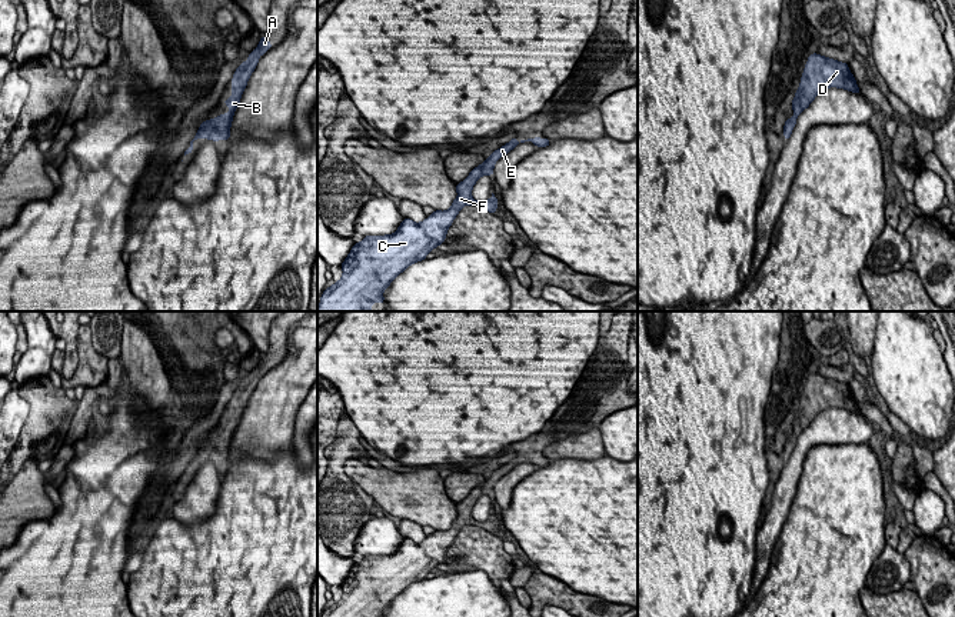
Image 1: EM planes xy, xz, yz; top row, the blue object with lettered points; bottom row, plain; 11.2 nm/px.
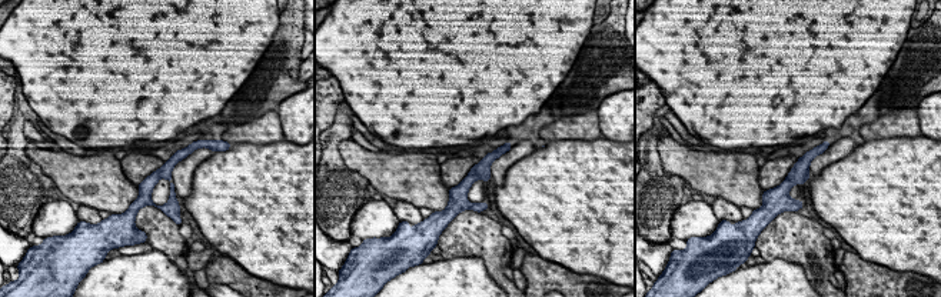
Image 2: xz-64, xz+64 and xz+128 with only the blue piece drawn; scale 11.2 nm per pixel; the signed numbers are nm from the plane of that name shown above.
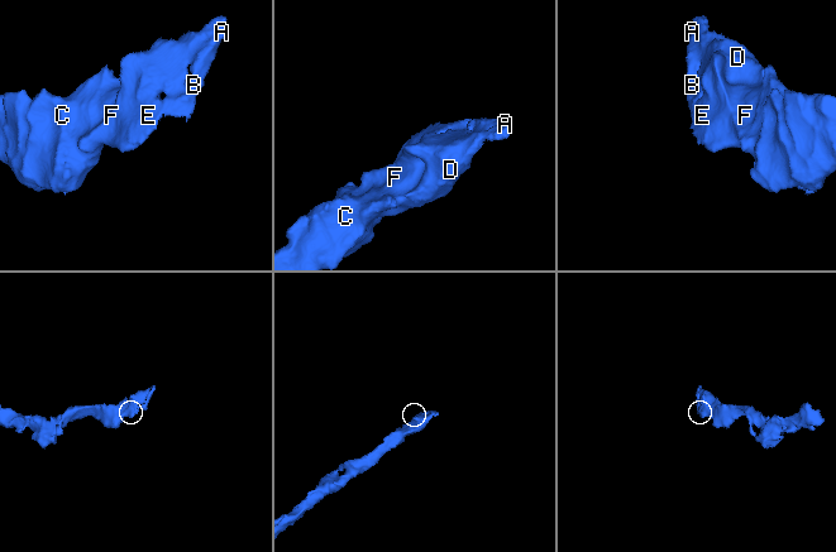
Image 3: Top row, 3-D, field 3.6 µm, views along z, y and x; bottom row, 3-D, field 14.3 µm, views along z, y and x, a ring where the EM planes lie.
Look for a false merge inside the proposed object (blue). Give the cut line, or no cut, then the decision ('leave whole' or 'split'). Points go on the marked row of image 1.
no cut; leave whole

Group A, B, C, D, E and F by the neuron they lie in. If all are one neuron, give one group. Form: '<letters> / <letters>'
A B C D E F

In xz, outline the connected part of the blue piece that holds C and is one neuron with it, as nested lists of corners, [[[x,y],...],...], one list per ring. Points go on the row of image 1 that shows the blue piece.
[[[512,139],[495,150],[469,176],[456,184],[457,197],[449,210],[435,210],[429,219],[415,223],[403,219],[393,234],[365,236],[356,243],[342,263],[342,279],[325,289],[317,311],[372,311],[373,303],[385,303],[383,291],[413,263],[426,260],[435,247],[445,243],[446,233],[463,206],[478,206],[495,214],[499,206],[496,196],[476,201],[472,189],[482,176],[492,176],[495,163],[519,143],[532,141],[548,147],[549,139]]]

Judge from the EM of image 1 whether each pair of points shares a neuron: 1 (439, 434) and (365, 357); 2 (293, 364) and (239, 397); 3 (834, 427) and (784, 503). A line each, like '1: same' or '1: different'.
1: same
2: different
3: same

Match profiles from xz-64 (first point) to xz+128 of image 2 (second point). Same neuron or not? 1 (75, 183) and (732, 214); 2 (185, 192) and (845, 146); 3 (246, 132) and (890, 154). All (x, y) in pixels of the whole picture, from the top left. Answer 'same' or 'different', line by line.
1: different
2: same
3: different

